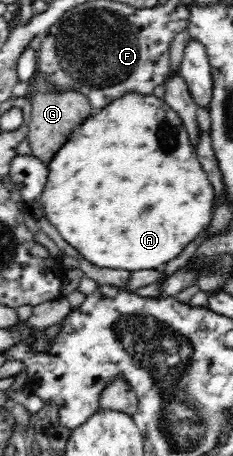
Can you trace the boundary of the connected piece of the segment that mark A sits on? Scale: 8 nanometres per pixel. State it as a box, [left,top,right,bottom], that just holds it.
[38,92,213,270]

